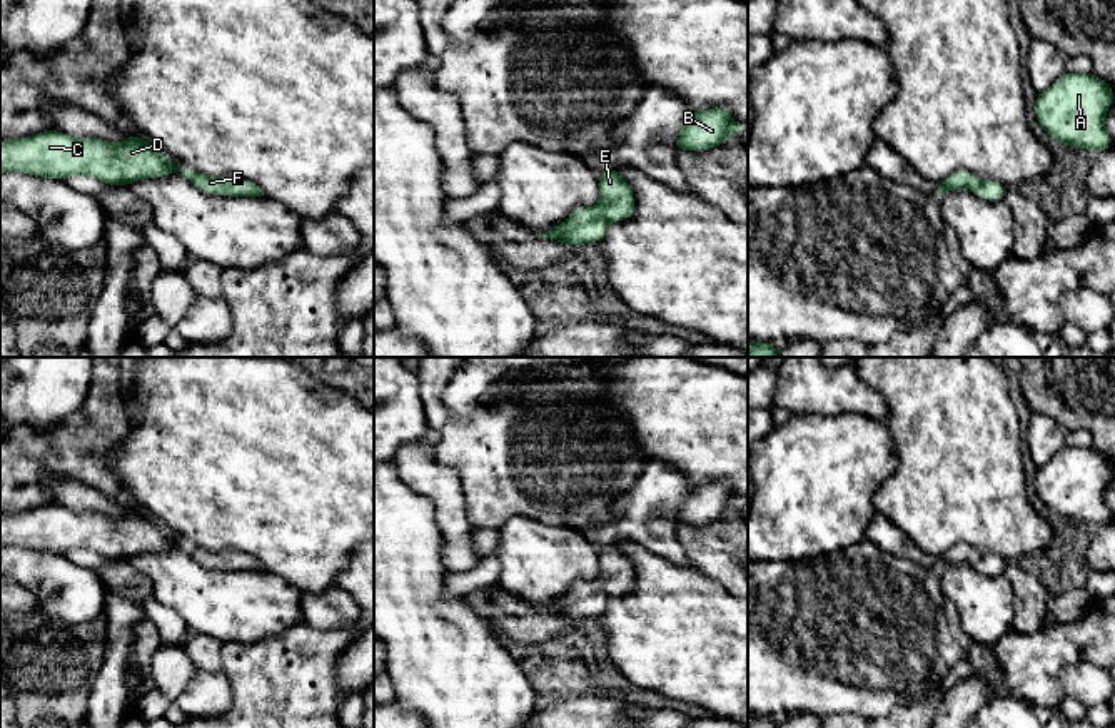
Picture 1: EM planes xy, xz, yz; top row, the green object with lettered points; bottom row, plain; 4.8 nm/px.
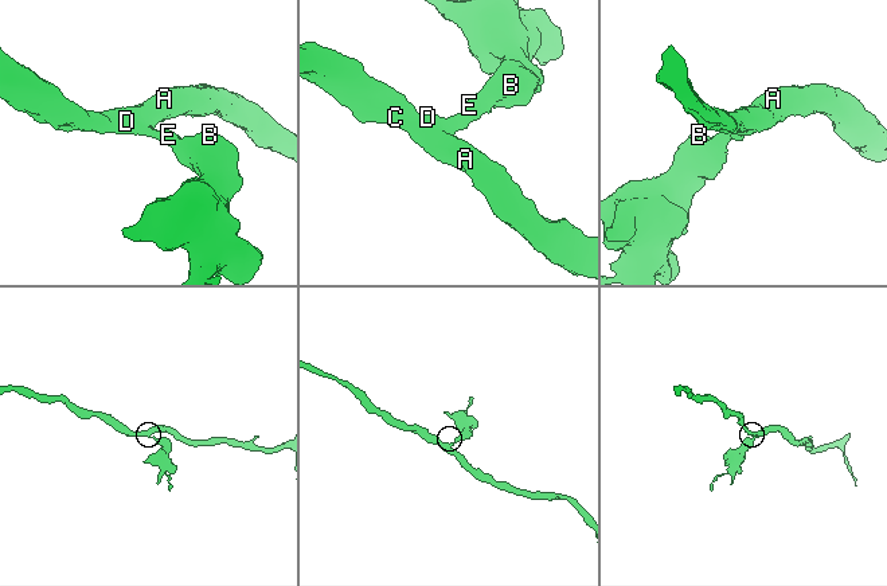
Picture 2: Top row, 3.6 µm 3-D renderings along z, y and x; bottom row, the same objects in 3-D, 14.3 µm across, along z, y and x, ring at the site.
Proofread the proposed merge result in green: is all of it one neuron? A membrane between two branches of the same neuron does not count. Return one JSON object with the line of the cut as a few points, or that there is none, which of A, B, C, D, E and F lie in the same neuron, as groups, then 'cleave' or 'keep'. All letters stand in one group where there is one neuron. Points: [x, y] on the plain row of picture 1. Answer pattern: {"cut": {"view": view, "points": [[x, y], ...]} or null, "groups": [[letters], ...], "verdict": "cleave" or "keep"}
{"cut": null, "groups": [["A", "B", "C", "D", "E", "F"]], "verdict": "keep"}

